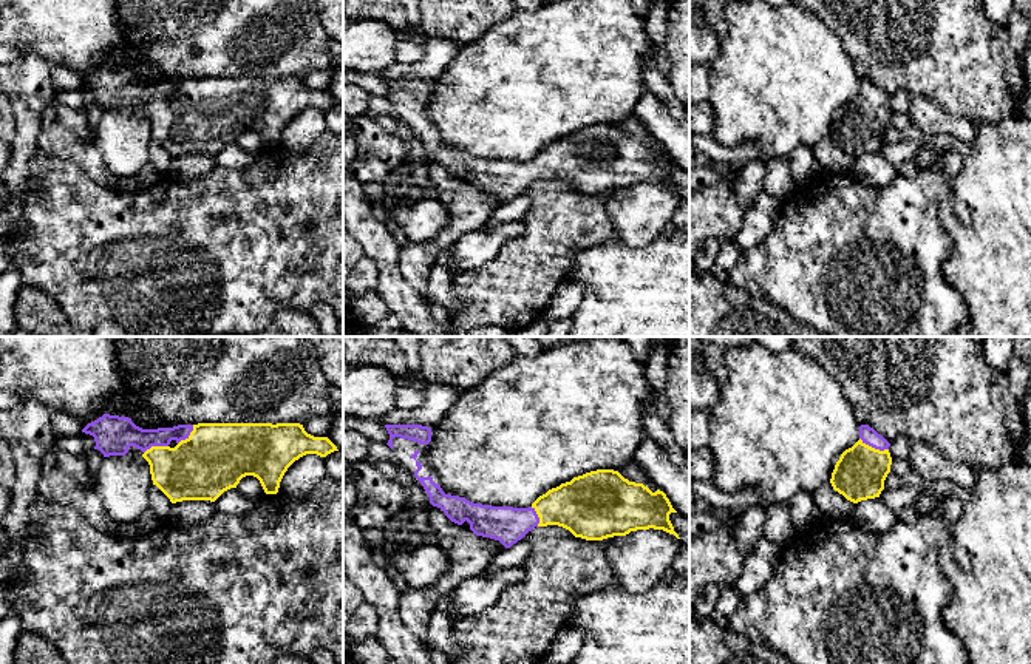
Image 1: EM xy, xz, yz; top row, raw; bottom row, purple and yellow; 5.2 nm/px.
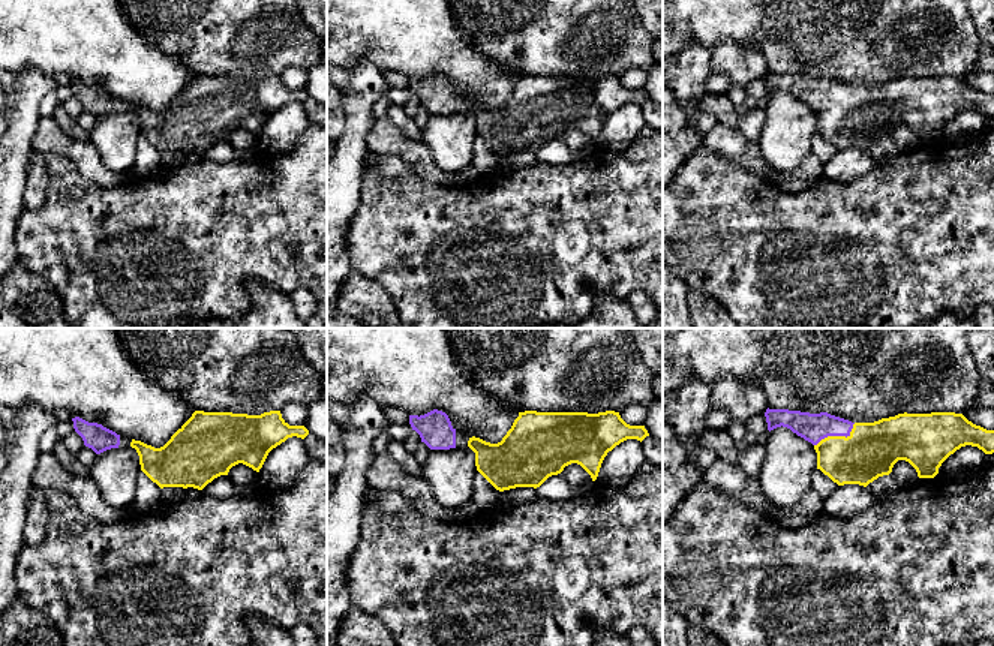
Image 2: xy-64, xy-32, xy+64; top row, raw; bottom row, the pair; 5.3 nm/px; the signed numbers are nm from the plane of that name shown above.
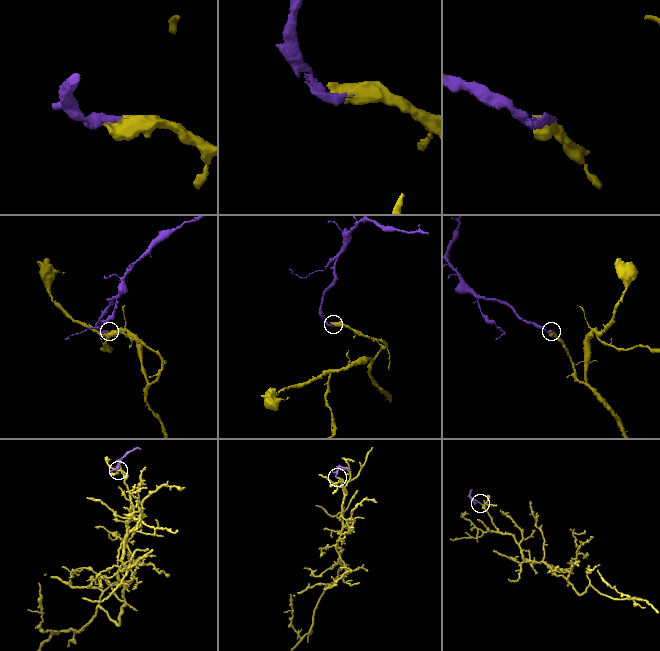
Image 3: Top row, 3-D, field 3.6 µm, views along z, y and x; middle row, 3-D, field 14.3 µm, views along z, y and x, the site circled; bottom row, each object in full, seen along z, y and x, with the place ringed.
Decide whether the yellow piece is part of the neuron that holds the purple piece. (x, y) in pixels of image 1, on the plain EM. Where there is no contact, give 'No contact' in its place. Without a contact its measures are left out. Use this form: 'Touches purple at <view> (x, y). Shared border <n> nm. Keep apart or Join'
Touches purple at yz (874, 101). Shared border 170 nm. Join

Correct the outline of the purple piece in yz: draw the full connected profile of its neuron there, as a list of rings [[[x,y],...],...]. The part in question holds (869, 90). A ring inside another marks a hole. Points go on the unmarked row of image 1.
[[[869,79],[859,80],[859,94],[846,103],[835,119],[830,137],[847,154],[880,151],[890,127],[890,97]]]

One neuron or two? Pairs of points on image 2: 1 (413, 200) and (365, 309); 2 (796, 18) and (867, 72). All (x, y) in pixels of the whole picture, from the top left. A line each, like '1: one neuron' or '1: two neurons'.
1: two neurons
2: one neuron

